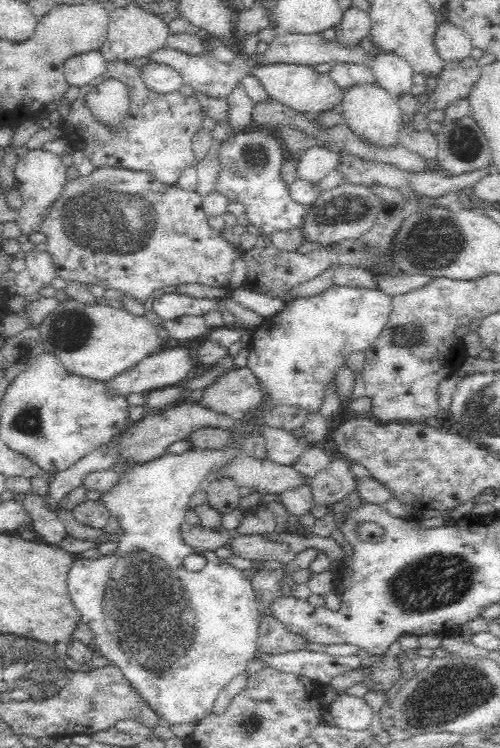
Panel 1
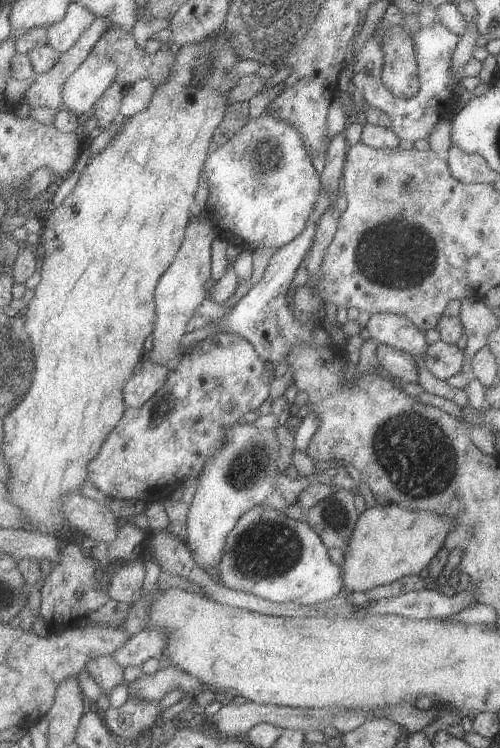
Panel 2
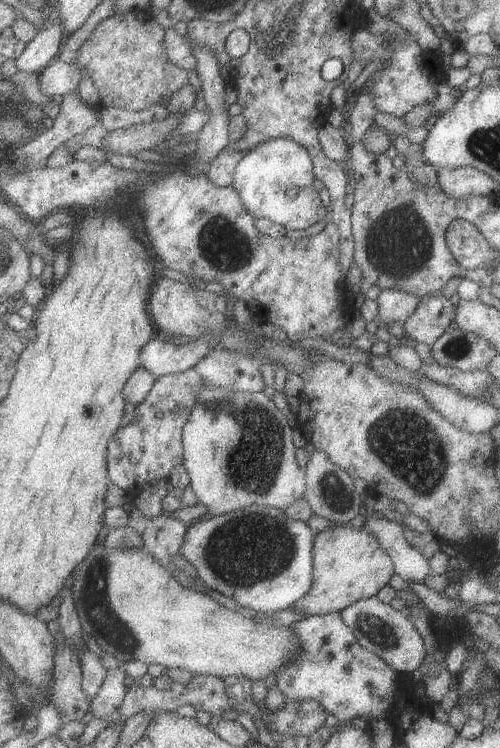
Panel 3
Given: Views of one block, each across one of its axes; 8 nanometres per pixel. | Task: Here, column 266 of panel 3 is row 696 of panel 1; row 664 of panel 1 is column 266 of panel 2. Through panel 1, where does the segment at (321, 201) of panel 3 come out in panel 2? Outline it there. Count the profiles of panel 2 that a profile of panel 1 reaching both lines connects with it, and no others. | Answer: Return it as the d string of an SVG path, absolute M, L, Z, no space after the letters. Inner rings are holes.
M265 112L259 115L256 119L248 120L248 123L237 132L237 134L223 146L219 146L217 150L213 151L205 163L205 179L206 186L209 192L207 198L207 210L212 223L220 230L220 238L228 243L238 244L242 250L250 248L255 250L256 248L272 247L280 249L291 241L294 241L307 227L309 219L312 218L313 211L316 210L318 203L320 202L320 196L323 189L321 184L321 176L319 172L315 170L313 162L311 162L310 154L304 145L304 137L301 133L287 121L279 120L274 116L271 116Z

